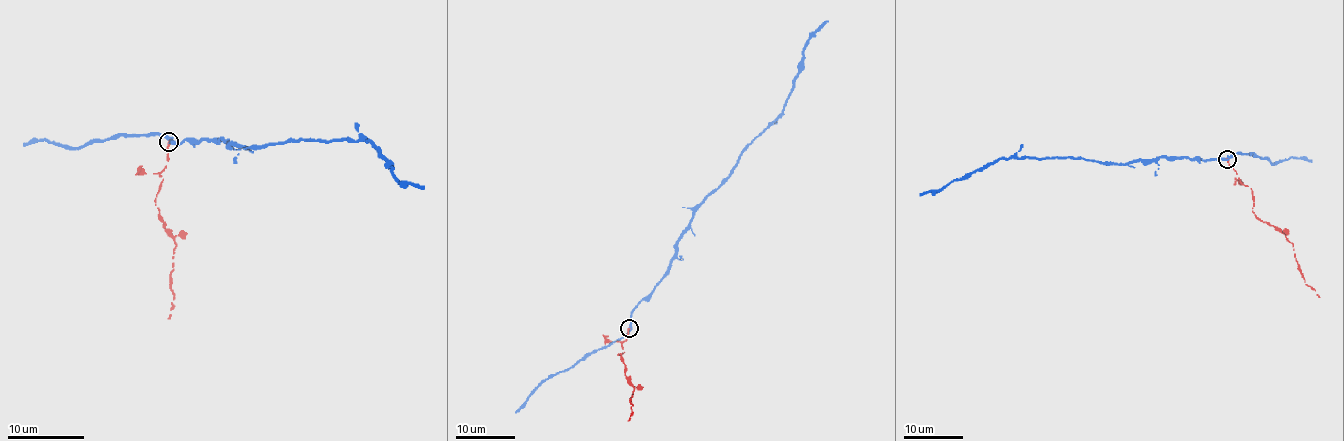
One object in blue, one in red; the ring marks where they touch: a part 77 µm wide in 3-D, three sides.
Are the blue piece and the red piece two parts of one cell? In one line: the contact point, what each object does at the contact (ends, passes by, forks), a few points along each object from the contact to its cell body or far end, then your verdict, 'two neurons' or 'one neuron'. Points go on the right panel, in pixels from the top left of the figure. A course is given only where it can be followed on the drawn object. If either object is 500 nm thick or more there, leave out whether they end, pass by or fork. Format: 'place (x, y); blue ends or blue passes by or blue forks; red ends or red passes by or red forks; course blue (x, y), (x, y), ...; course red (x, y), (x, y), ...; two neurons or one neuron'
place (1227, 159); blue passes by; red ends; course blue (1227, 159), (1171, 157), (1139, 159), (1124, 163), (1071, 157), (1000, 159), (919, 196); course red (1227, 159), (1239, 179), (1252, 190), (1252, 208), (1262, 221), (1277, 227), (1291, 242), (1304, 282), (1319, 297); two neurons

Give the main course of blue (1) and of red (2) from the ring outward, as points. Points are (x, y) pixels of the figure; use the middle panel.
1: (629, 328), (633, 308), (666, 272), (692, 214), (781, 113), (805, 44), (826, 20)
2: (629, 328), (622, 344), (623, 353), (619, 353), (624, 363), (626, 378), (633, 387), (632, 414), (627, 420)

